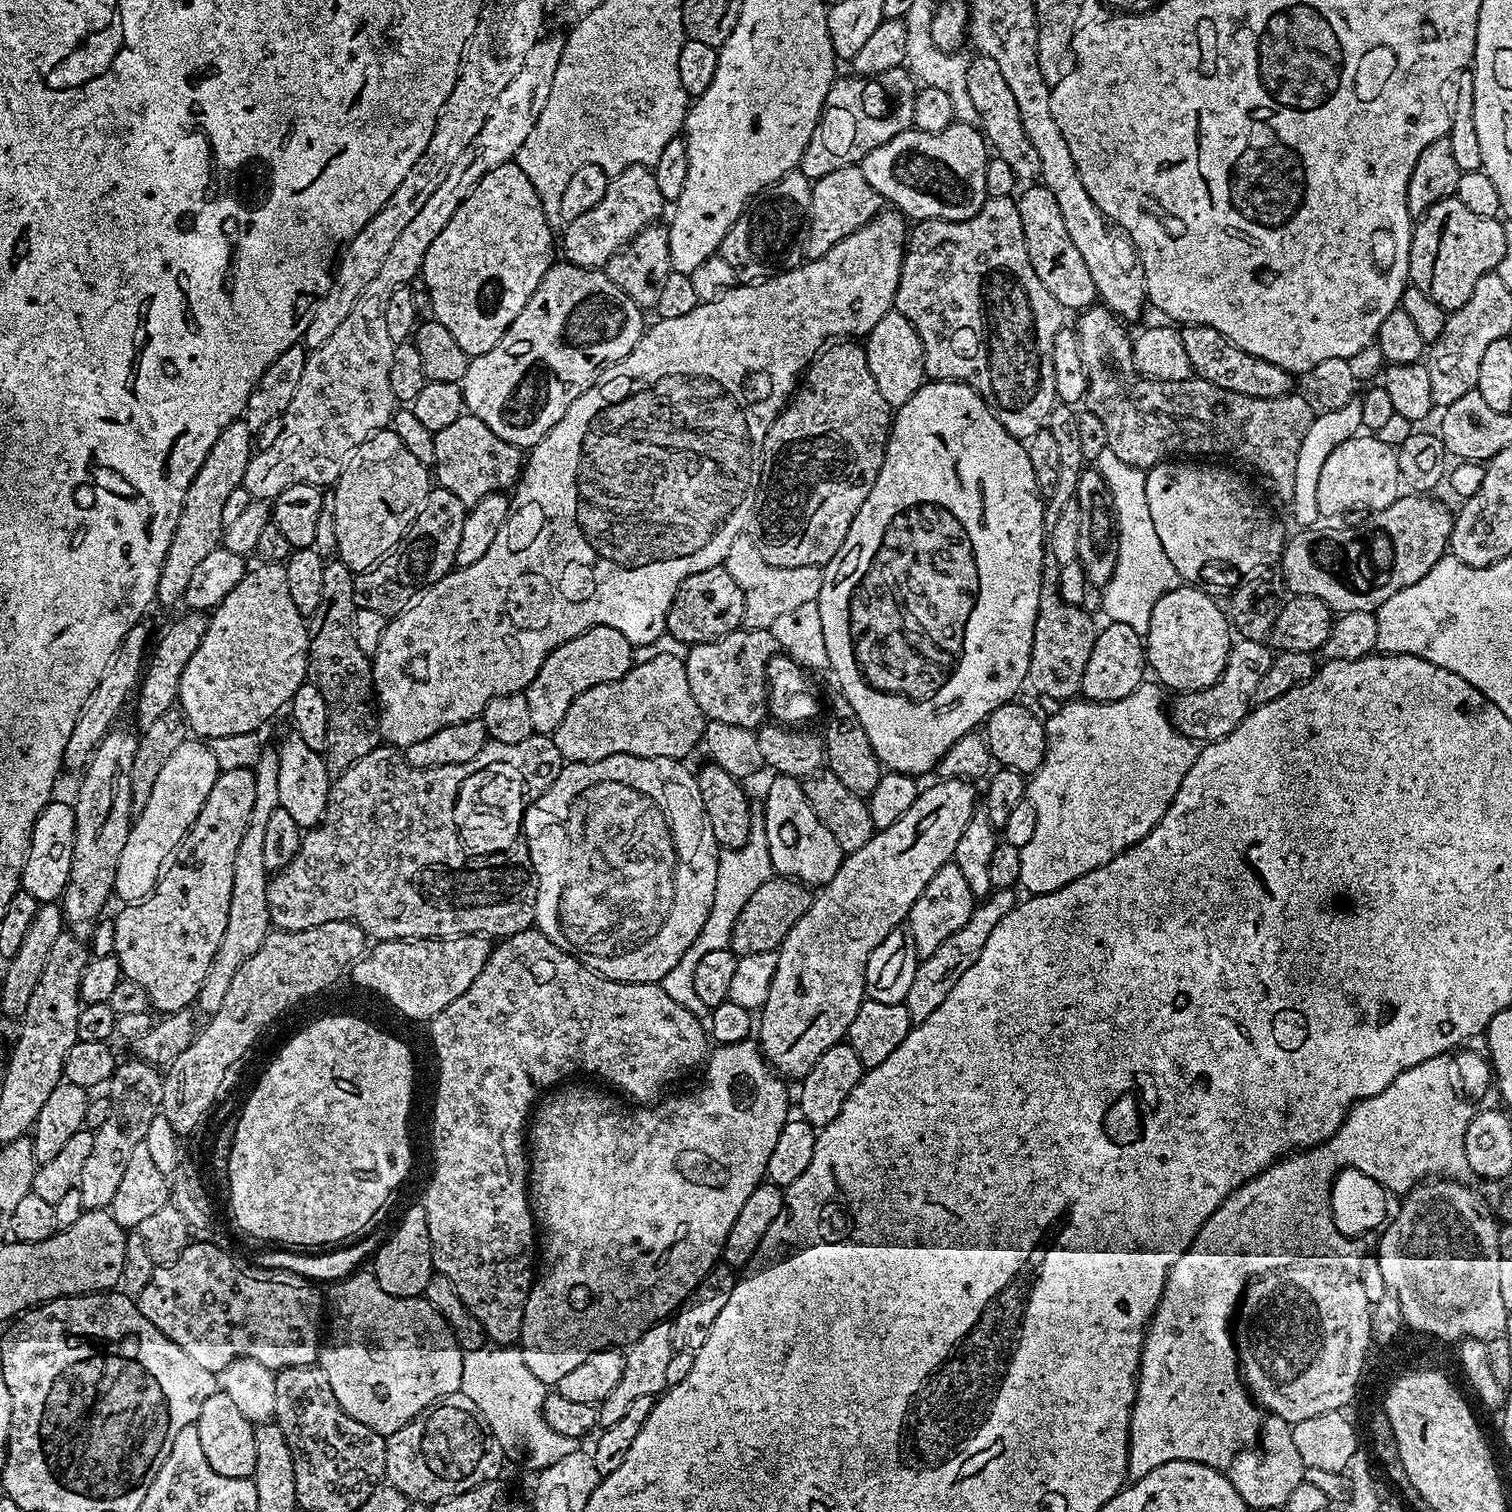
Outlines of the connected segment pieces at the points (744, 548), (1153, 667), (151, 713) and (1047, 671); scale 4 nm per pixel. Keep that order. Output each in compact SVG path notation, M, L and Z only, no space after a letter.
M742 534L730 542L730 550L726 554L723 568L738 582L744 599L744 623L745 628L771 629L772 623L781 614L796 609L806 602L817 602L822 590L822 578L824 577L821 565L814 566L770 566L762 554L754 546L754 542L748 535Z
M1195 586L1175 588L1154 602L1146 637L1146 664L1165 689L1173 688L1176 694L1193 692L1212 686L1220 677L1234 633L1225 609L1216 604L1213 597Z
M185 611L185 616L180 616L164 633L155 641L150 652L150 659L146 664L146 671L138 685L140 694L140 720L141 725L147 726L153 720L169 715L177 703L180 695L180 679L190 662L190 658L196 653L198 646L206 630L209 617L203 611Z
M1052 562L1045 563L1038 580L1036 621L1027 683L1032 684L1038 695L1048 700L1068 702L1079 693L1082 674L1086 670L1086 658L1090 658L1090 650L1094 650L1098 628L1092 625L1091 618L1083 612L1081 605L1060 600L1058 578L1059 567Z

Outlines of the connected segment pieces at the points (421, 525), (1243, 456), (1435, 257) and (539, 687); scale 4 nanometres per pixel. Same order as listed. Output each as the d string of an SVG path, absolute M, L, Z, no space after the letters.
M439 486L429 487L424 508L404 535L403 541L369 571L353 575L353 605L356 608L375 610L376 613L389 618L408 609L417 593L432 587L453 571L458 542L462 539L465 511L466 505L457 496L450 494L450 490Z
M1093 306L1077 316L1080 317L1074 323L1074 333L1088 379L1088 390L1084 394L1083 403L1087 411L1094 413L1102 422L1108 439L1107 447L1114 450L1122 462L1141 470L1149 470L1156 463L1159 465L1169 458L1233 460L1268 480L1274 491L1291 493L1294 466L1298 462L1298 446L1312 425L1314 415L1304 396L1289 394L1278 398L1252 398L1246 394L1234 394L1234 390L1222 390L1222 386L1214 386L1199 378L1189 378L1175 384L1137 378L1135 375L1127 376L1116 365L1127 365L1132 358L1132 342L1129 333L1124 333L1125 325L1103 306Z
M1449 198L1431 204L1415 221L1408 251L1408 278L1411 287L1422 290L1422 294L1443 308L1445 313L1456 312L1468 301L1478 278L1499 269L1502 254L1506 250L1504 226L1499 219L1496 221L1488 215L1492 214L1481 214L1472 206L1467 208L1460 198Z
M594 626L574 638L570 642L562 642L542 662L534 682L526 689L530 702L530 722L533 733L551 734L566 718L566 710L570 710L570 702L582 694L582 690L590 690L590 686L598 686L602 682L614 682L622 678L632 669L634 663L634 646L618 630L610 626Z

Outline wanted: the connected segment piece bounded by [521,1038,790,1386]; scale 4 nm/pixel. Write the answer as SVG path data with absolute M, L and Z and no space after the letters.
M752 1038L713 1047L706 1057L703 1072L704 1085L693 1096L669 1095L651 1106L628 1109L624 1108L623 1099L608 1100L604 1092L583 1092L580 1088L564 1086L553 1091L535 1109L534 1123L530 1128L530 1192L534 1197L535 1215L543 1231L544 1228L548 1231L548 1269L539 1273L528 1295L521 1339L526 1364L547 1386L554 1386L565 1374L582 1366L590 1354L603 1348L633 1344L650 1326L667 1321L721 1259L726 1234L730 1234L730 1226L734 1226L734 1218L738 1218L742 1202L746 1202L746 1198L750 1198L752 1191L765 1179L774 1142L778 1142L778 1134L790 1118L788 1088L784 1085L787 1083L764 1059L759 1043Z

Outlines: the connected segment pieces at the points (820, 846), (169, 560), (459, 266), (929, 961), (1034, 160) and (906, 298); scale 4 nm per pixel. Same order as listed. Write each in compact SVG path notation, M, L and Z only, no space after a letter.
M776 774L771 778L773 780L768 784L768 793L764 796L762 815L773 873L809 886L828 884L830 878L838 874L846 854L838 842L834 842L834 834L830 834L818 814L814 814L804 793L803 783L795 776Z
M243 419L235 420L218 434L218 442L214 442L210 454L206 454L206 462L202 462L194 482L190 482L186 498L182 502L182 510L178 514L176 529L160 571L161 593L168 592L171 588L183 589L197 565L201 565L202 558L215 548L221 547L226 527L226 498L230 498L235 488L243 485L246 466L254 455L252 436L253 429Z
M513 162L498 166L498 170L490 170L490 174L486 174L486 178L482 178L482 182L478 182L478 186L474 186L474 190L462 202L462 206L458 206L458 210L454 210L454 218L450 218L450 222L446 222L446 226L442 226L442 234L438 234L438 238L434 238L434 242L430 242L430 250L426 250L424 255L422 281L424 280L425 286L428 287L428 300L432 303L431 315L442 326L446 326L446 330L450 330L454 342L458 342L458 346L462 346L462 350L469 358L486 354L486 350L494 350L494 346L498 346L502 334L506 334L510 322L514 322L514 318L518 318L518 314L522 314L522 306L526 306L526 302L530 302L530 294L534 294L534 290L538 290L538 282L542 282L546 270L554 263L552 232L554 232L553 225L549 224L546 214L542 210L542 202L534 190L534 186L530 186L530 178L526 178L526 174L522 174L522 170Z
M997 888L989 892L977 903L962 930L954 930L954 934L950 934L950 938L946 938L946 942L942 942L942 946L934 950L934 954L923 957L917 963L914 982L910 982L910 990L903 1003L908 1007L913 1025L921 1024L923 1020L930 1018L930 1014L934 1014L934 1010L942 1006L946 994L954 990L954 982L958 982L958 978L962 978L962 974L966 974L966 970L970 970L970 966L978 962L978 954L982 954L982 946L986 946L986 938L990 938L994 926L998 926L998 922L1002 922L1002 918L1006 918L1006 914L1016 908L1016 894L1011 888Z
M973 55L966 70L966 90L970 92L974 110L978 110L979 127L991 151L1000 156L1002 162L1010 166L1010 170L1014 170L1017 181L1035 181L1040 175L1040 159L1030 138L1026 138L1026 130L1022 130L1022 118L1018 118L1018 102L1014 102L1014 94L1010 94L1010 86L1006 86L1006 78L1002 78L998 62L994 62L994 58Z
M993 196L985 200L982 210L978 210L978 214L974 214L974 218L915 221L906 232L904 257L902 258L900 277L896 287L894 308L895 311L904 315L906 322L910 322L914 326L914 330L922 342L924 374L929 381L970 386L973 392L980 395L980 400L986 402L988 411L996 419L996 423L1002 425L1004 431L1009 432L1014 440L1027 442L1034 433L1045 427L1048 413L1052 411L1056 400L1056 387L1052 377L1051 363L1046 359L1045 353L1044 356L1040 353L1040 344L1036 341L1036 332L1045 332L1045 334L1059 332L1065 323L1066 312L1060 307L1060 303L1056 301L1054 294L1050 294L1050 290L1046 290L1046 286L1042 286L1042 282L1038 282L1038 274L1034 274L1034 266L1030 266L1018 206L1012 196Z

